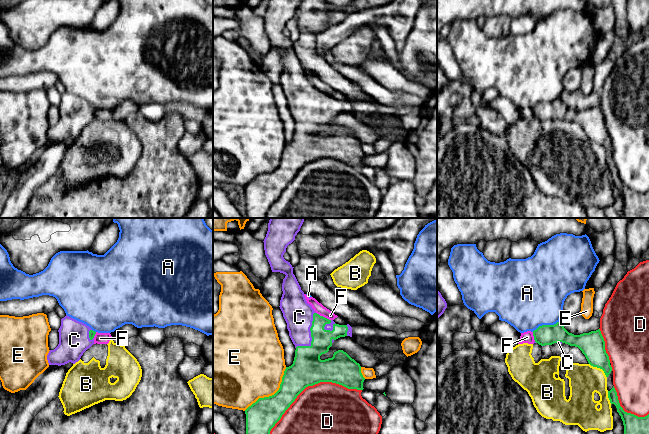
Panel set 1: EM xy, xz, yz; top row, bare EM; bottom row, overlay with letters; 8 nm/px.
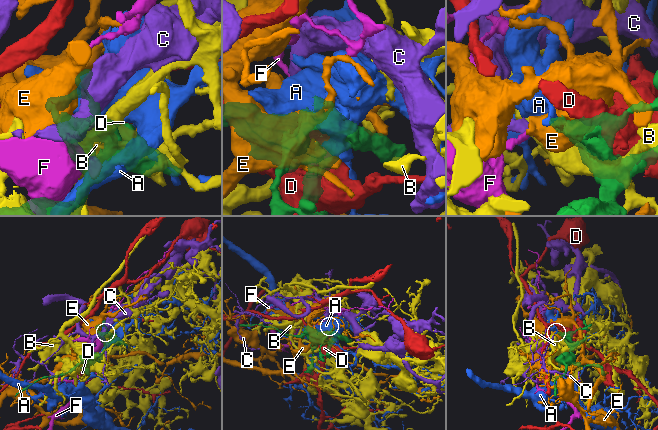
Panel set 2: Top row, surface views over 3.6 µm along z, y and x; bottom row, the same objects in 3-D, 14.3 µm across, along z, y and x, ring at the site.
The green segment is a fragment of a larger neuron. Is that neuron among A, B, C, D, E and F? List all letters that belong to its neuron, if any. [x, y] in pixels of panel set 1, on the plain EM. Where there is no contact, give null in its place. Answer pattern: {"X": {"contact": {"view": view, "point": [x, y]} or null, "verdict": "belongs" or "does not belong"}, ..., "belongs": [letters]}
{"A": {"contact": {"view": "yz", "point": [545, 101]}, "verdict": "does not belong"}, "B": {"contact": {"view": "yz", "point": [599, 143]}, "verdict": "does not belong"}, "C": {"contact": {"view": "xz", "point": [311, 112]}, "verdict": "belongs"}, "D": {"contact": {"view": "xz", "point": [306, 162]}, "verdict": "does not belong"}, "E": {"contact": {"view": "xz", "point": [272, 171]}, "verdict": "does not belong"}, "F": {"contact": {"view": "xz", "point": [322, 92]}, "verdict": "does not belong"}, "belongs": ["C"]}

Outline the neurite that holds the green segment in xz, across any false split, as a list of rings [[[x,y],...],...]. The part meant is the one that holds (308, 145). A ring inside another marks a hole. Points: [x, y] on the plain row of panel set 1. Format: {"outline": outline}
{"outline": [[[268,0],[268,7],[264,15],[265,31],[272,48],[285,50],[282,59],[282,73],[280,85],[287,99],[289,112],[295,121],[293,140],[286,143],[279,166],[272,172],[259,174],[245,186],[246,190],[246,218],[266,218],[271,205],[281,195],[285,187],[295,177],[297,172],[308,162],[320,158],[332,158],[348,165],[363,166],[365,154],[361,149],[361,142],[343,126],[334,128],[332,134],[321,136],[320,132],[329,127],[332,119],[345,112],[352,113],[352,103],[336,100],[317,90],[312,82],[307,79],[304,68],[293,50],[293,42],[283,33],[286,24],[295,16],[302,0]]]}

